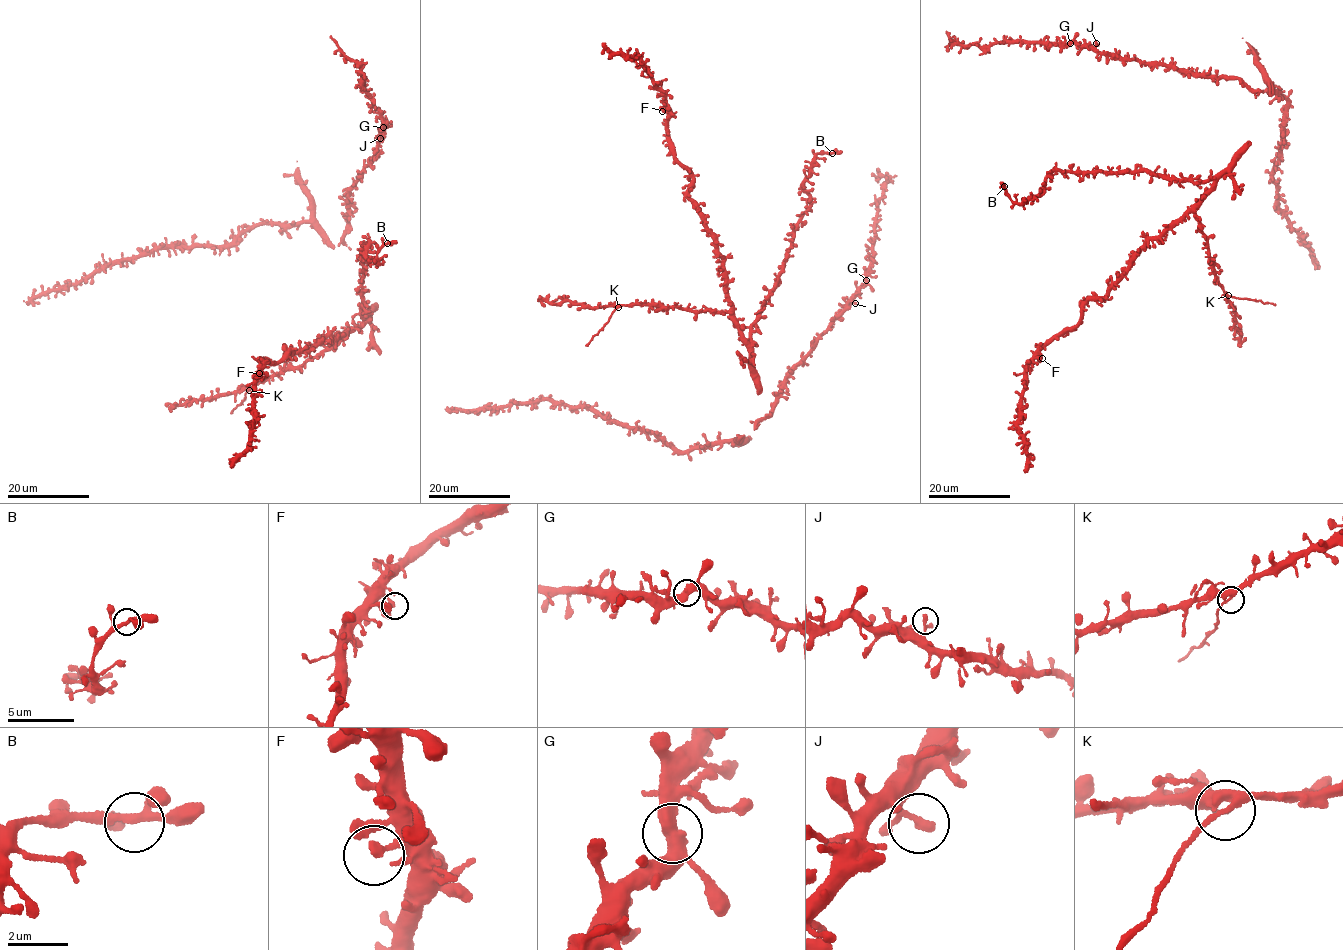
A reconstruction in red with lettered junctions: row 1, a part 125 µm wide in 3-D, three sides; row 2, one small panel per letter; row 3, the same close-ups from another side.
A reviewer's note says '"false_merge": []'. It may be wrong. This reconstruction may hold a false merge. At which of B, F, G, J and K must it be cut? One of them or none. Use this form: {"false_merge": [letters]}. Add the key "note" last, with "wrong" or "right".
{"false_merge": ["K"], "note": "wrong"}

